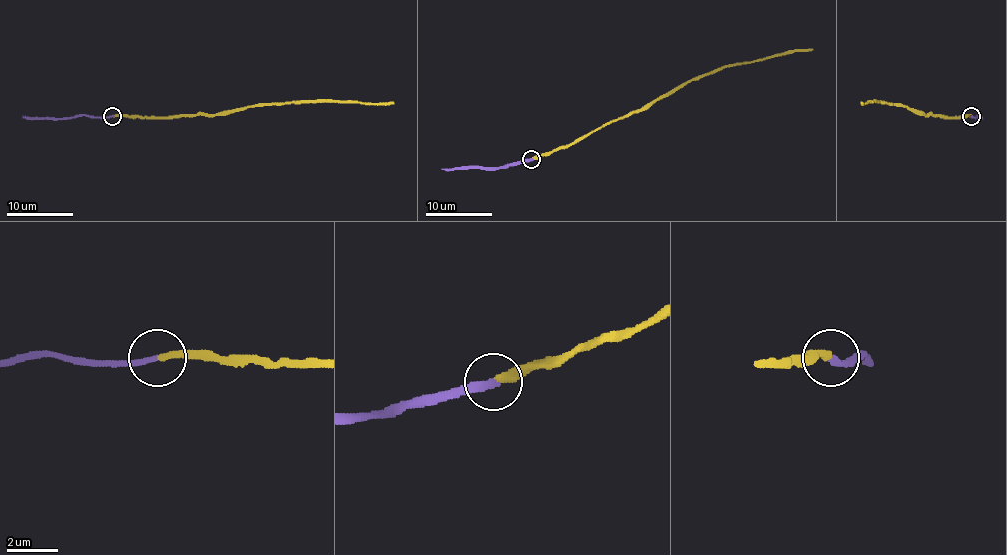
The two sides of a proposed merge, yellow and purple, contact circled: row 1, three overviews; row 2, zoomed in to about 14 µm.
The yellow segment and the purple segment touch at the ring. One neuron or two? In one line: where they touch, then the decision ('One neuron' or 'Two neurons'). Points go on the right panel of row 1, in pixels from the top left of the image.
Place: (971, 116). One neuron

